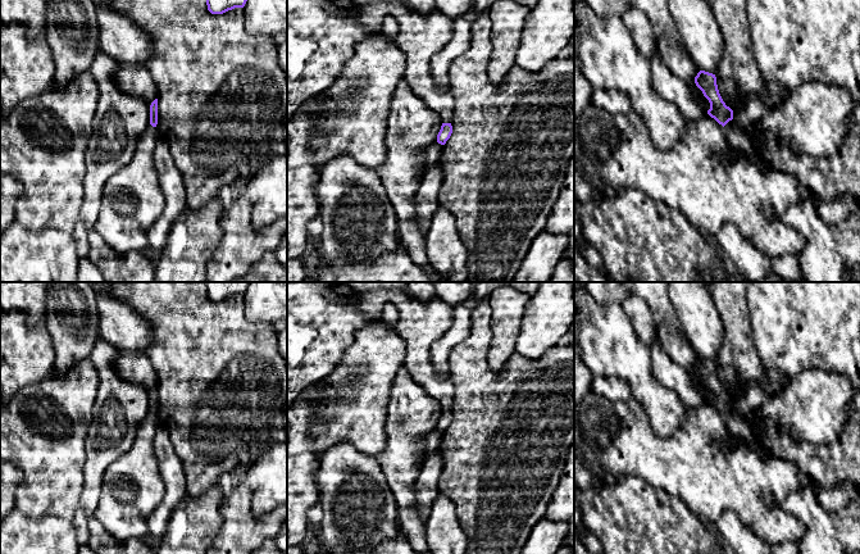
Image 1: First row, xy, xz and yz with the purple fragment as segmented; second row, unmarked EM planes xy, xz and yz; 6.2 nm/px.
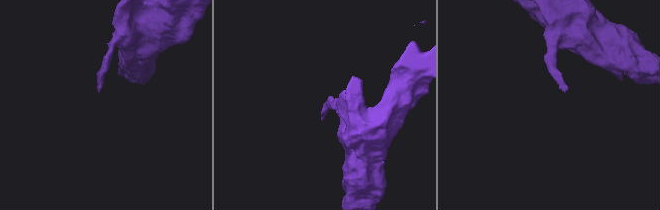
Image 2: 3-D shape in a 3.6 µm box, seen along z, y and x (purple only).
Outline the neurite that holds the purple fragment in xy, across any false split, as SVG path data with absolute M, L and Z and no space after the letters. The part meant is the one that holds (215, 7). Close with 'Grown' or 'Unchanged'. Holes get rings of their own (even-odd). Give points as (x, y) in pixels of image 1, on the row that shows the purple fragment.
M206 0L208 10L211 14L223 14L235 8L244 8L247 0Z. Unchanged

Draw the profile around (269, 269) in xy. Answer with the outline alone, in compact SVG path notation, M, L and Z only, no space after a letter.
M268 251L235 282L287 282L287 265L281 264L273 251Z

